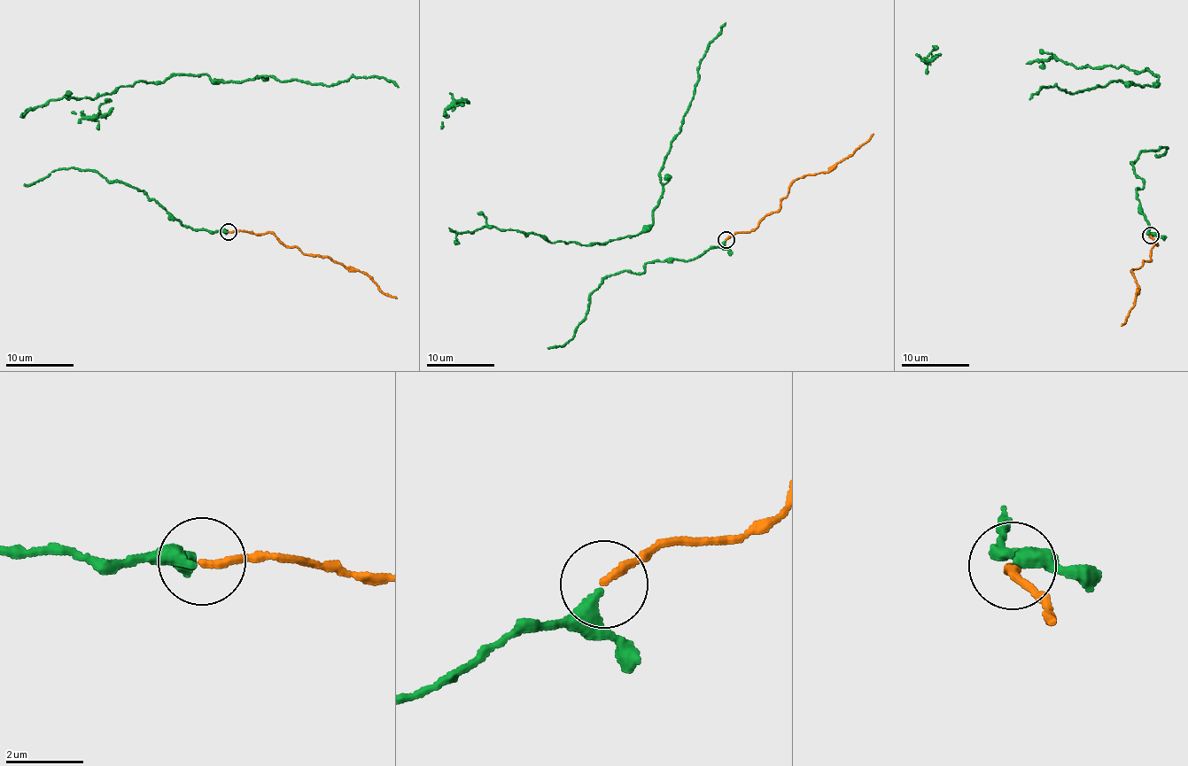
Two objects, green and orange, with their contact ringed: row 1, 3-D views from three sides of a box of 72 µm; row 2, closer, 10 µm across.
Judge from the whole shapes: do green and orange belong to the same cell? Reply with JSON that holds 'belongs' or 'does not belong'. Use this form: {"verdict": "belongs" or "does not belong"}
{"verdict": "belongs"}

